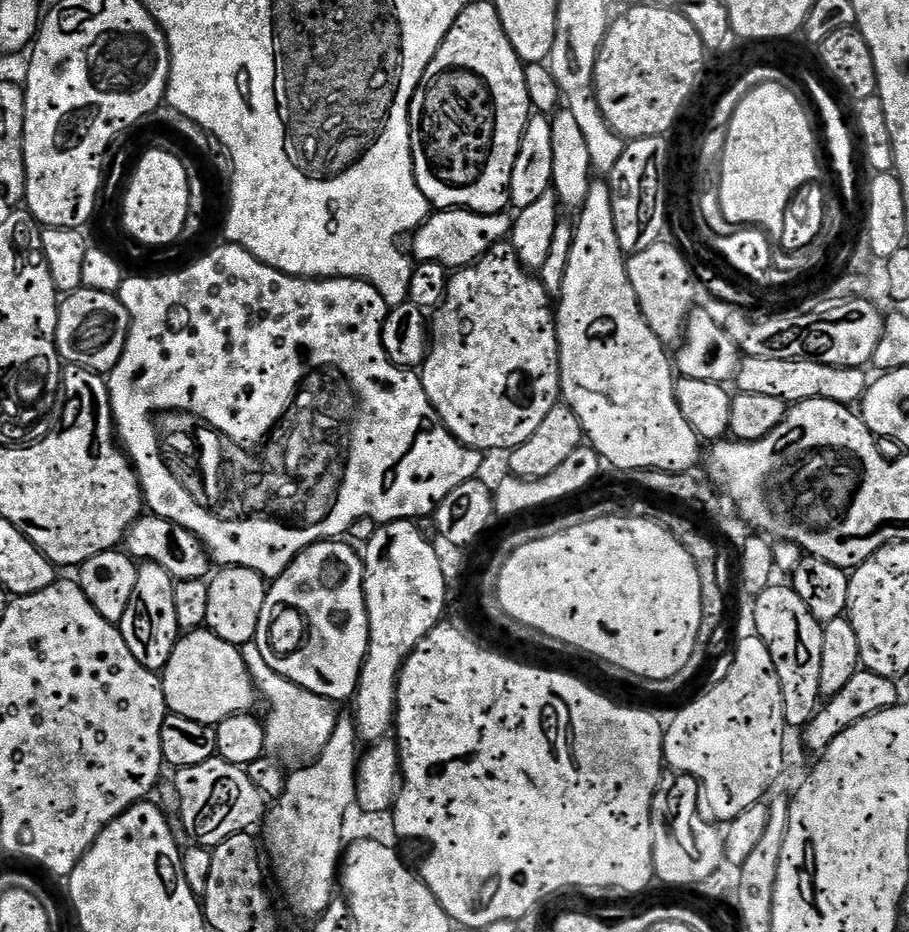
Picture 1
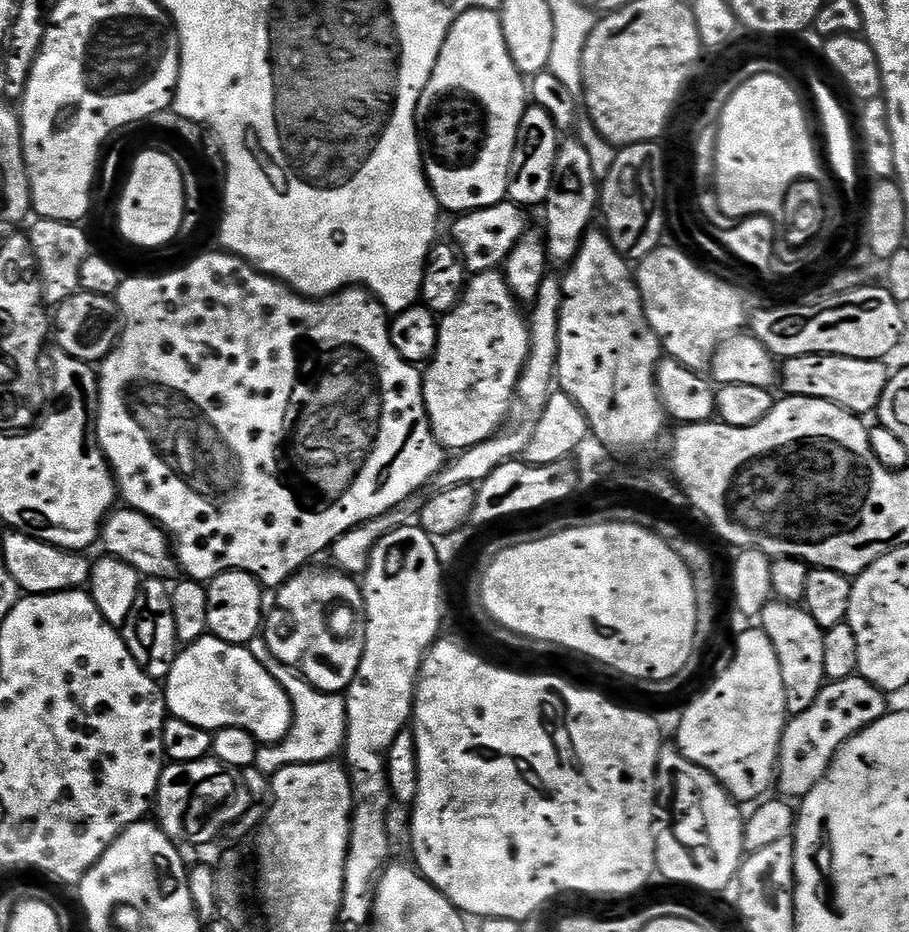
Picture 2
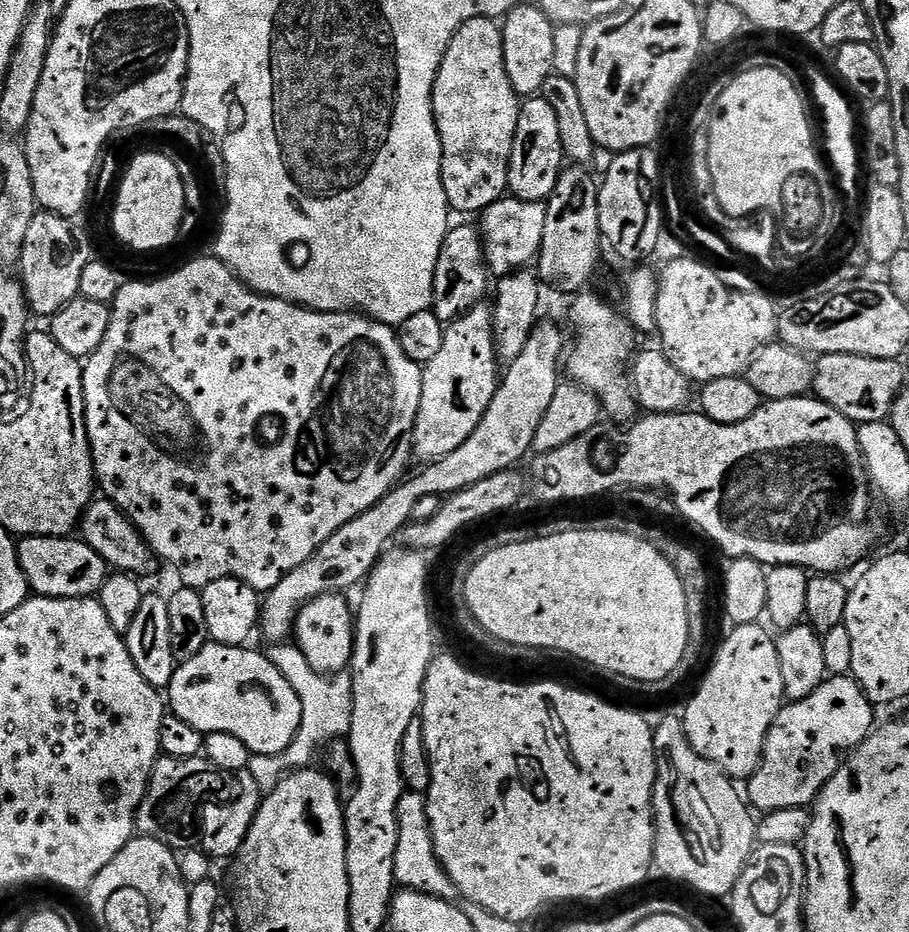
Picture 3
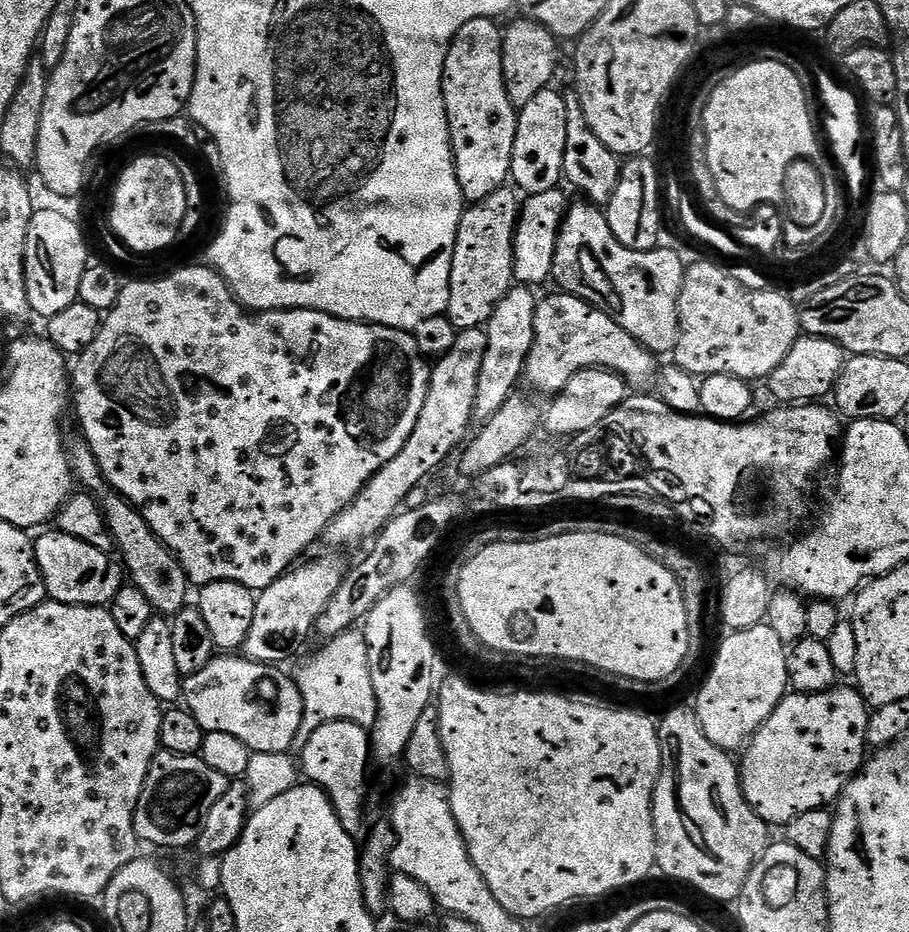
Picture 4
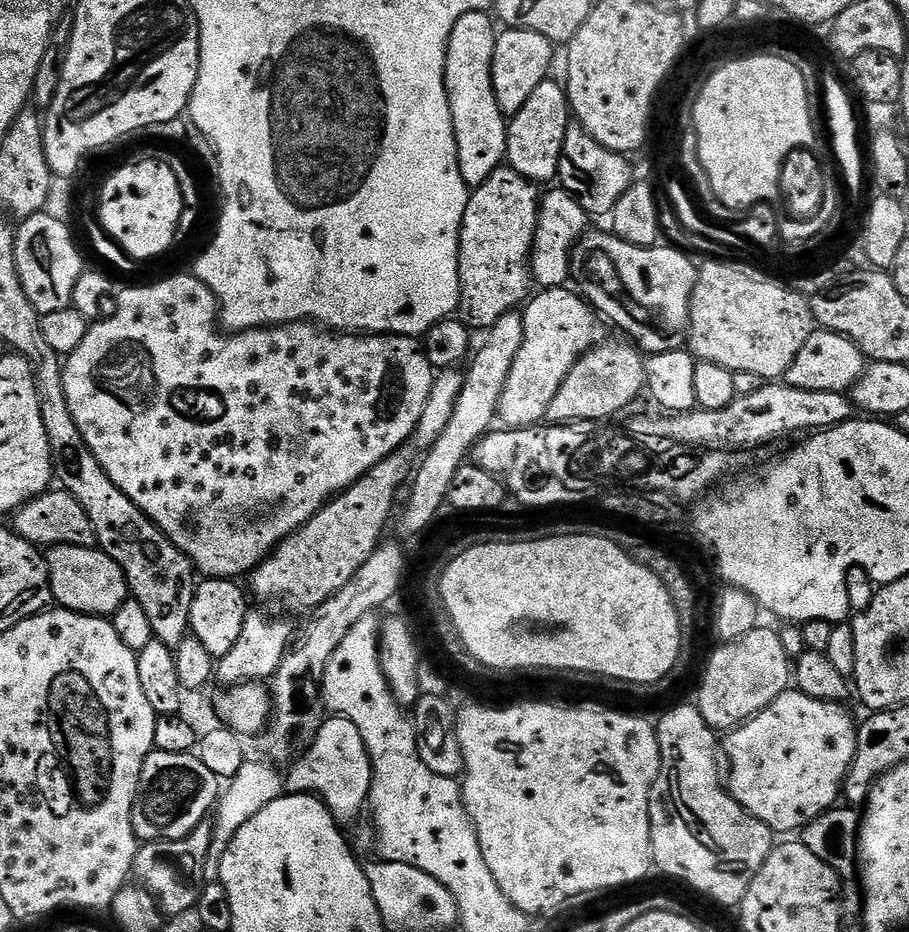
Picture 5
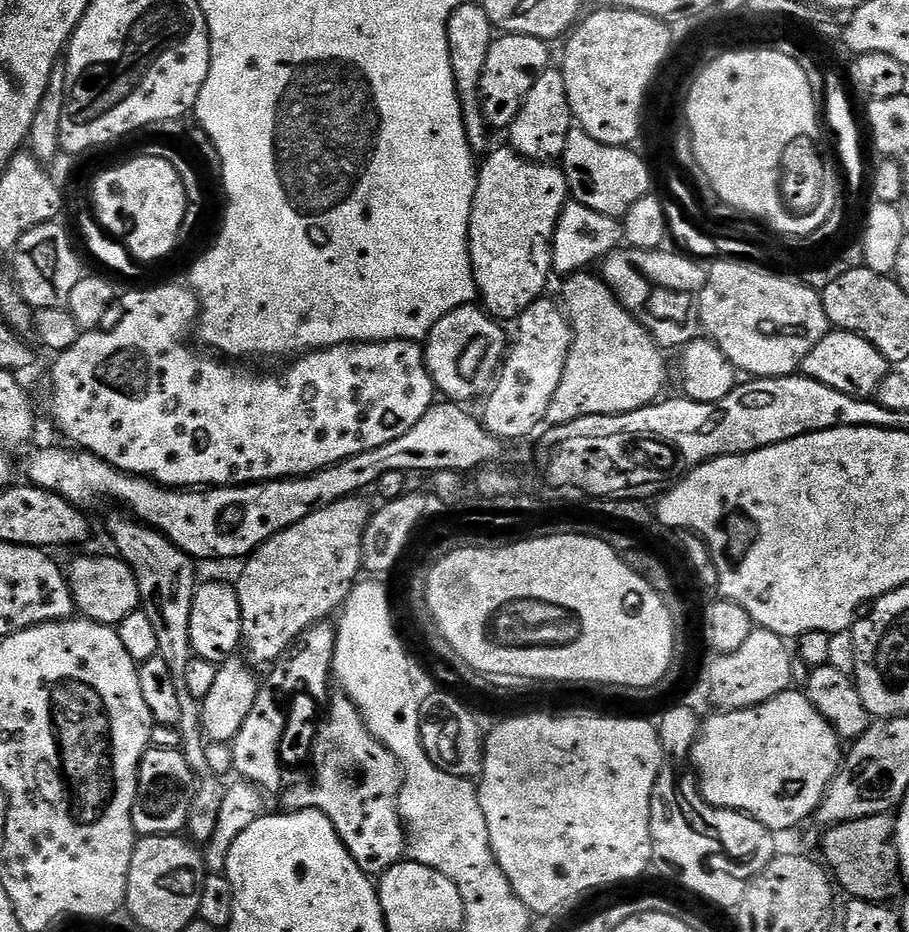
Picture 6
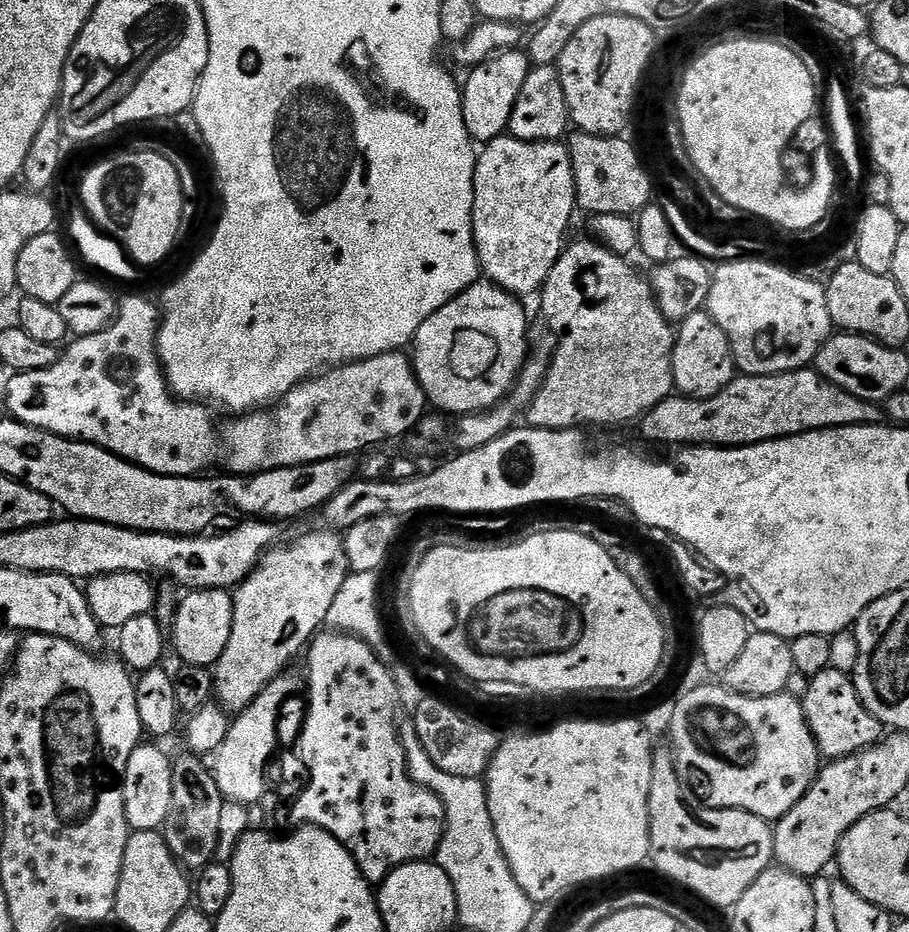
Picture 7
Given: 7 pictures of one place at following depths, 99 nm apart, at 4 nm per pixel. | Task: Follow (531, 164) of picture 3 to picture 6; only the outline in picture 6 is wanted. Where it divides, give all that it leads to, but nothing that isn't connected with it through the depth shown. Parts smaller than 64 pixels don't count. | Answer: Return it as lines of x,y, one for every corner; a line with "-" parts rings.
549,66
530,86
530,94
522,102
522,110
506,129
507,143
520,156
537,162
559,161
562,150
566,150
566,138
574,127
570,98
566,98
566,78
559,67

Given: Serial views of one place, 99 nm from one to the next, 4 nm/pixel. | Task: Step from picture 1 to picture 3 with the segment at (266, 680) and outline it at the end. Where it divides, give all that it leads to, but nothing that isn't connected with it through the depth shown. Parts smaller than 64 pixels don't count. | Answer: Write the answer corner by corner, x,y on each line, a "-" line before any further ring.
295,642
271,645
266,655
274,666
278,666
278,674
290,682
294,694
298,694
298,702
302,702
302,722
296,731
296,737
277,756
252,756
247,770
253,775
257,786
264,794
273,792
280,785
282,777
313,763
316,755
341,738
347,737
352,725
352,678
348,674
328,674
316,672
306,662
302,650

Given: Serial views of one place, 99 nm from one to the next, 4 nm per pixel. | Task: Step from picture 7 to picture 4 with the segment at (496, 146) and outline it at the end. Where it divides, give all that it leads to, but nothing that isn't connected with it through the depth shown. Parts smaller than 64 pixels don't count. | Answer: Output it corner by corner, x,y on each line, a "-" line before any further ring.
511,187
500,188
486,198
469,203
465,207
458,234
454,242
454,254
450,262
448,321
461,332
471,328
483,329
494,306
506,298
514,286
514,258
512,242
516,237
516,221
520,219
521,201

